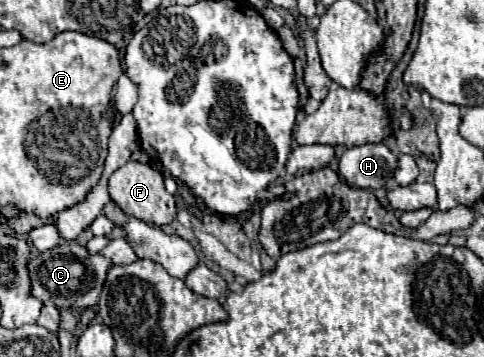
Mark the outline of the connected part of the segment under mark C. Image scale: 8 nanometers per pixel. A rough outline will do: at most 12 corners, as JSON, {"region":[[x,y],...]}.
{"region":[[60,244],[28,264],[32,296],[98,302],[110,260]]}

